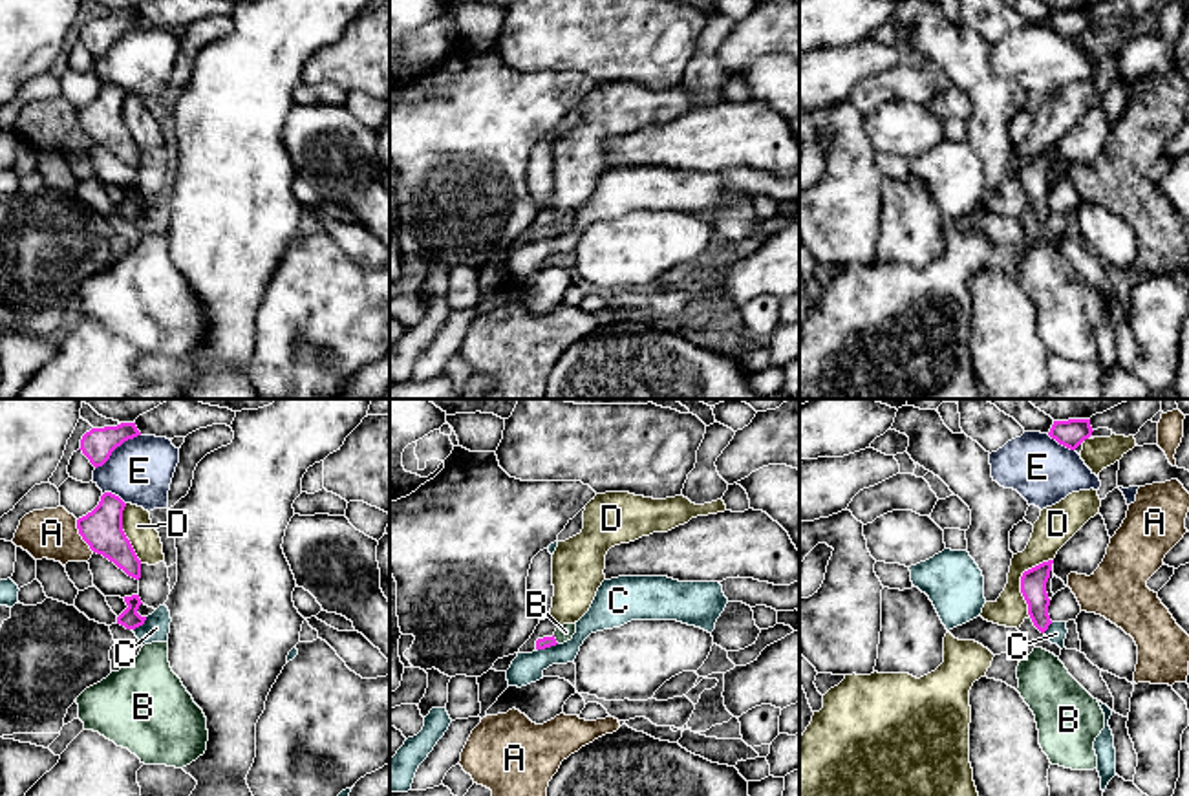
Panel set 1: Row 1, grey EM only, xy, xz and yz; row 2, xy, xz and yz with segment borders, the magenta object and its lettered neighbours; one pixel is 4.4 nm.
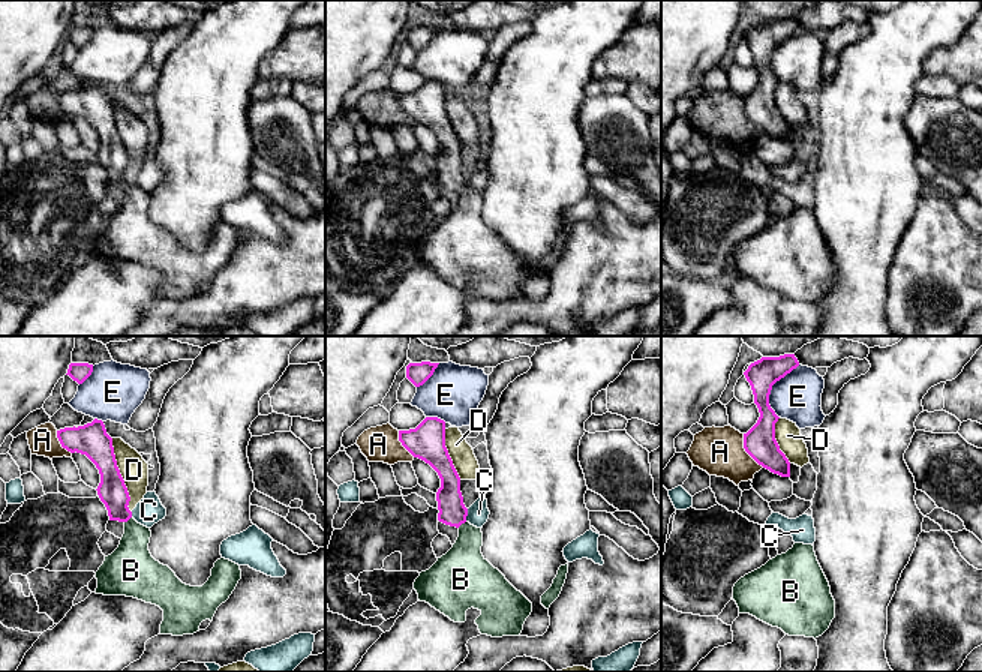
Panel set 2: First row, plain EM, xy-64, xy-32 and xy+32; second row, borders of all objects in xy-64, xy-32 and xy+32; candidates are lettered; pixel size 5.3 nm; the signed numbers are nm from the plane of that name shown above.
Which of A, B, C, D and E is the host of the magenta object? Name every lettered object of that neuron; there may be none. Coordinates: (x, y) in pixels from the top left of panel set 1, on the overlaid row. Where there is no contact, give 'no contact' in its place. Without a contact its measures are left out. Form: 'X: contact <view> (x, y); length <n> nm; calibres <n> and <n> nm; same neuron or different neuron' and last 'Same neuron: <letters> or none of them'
A: contact xy (81, 535); length 170 nm; calibres 180 and 220 nm; different neuron
B: contact xz (555, 639); length 50 nm; calibres 50 and 70 nm; same neuron
C: contact xz (547, 646); length 90 nm; calibres 50 and 140 nm; different neuron
D: contact yz (1021, 580); length 280 nm; calibres 110 and 160 nm; different neuron
E: contact xy (116, 447); length 260 nm; calibres 140 and 280 nm; different neuron
Same neuron: B

